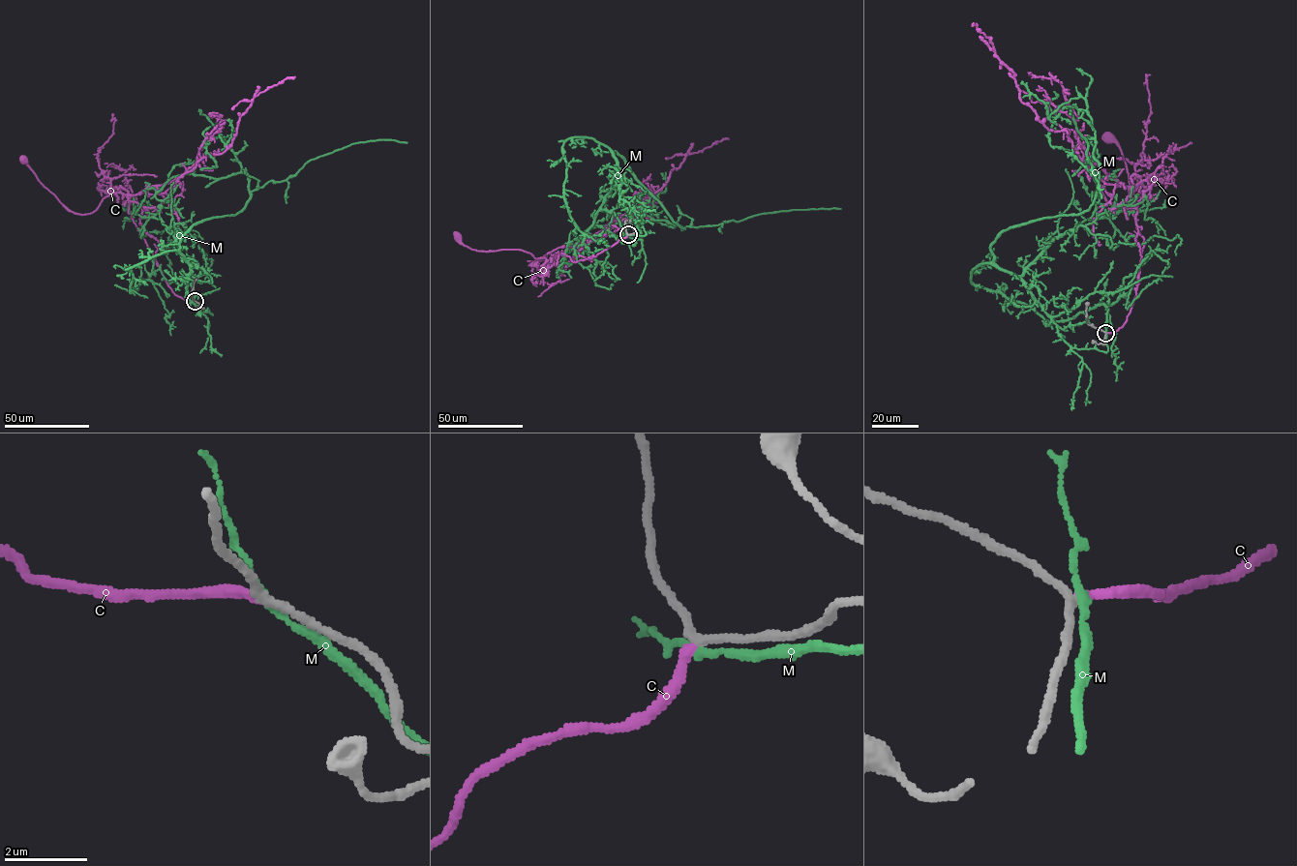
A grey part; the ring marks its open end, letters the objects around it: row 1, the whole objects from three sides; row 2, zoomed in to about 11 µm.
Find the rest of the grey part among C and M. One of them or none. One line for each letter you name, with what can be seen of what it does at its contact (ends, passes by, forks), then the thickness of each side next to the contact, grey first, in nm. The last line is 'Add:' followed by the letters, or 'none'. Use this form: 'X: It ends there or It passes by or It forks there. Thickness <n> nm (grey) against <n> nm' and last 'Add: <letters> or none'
C: It ends there. Thickness 190 nm (grey) against 240 nm
Add: C

